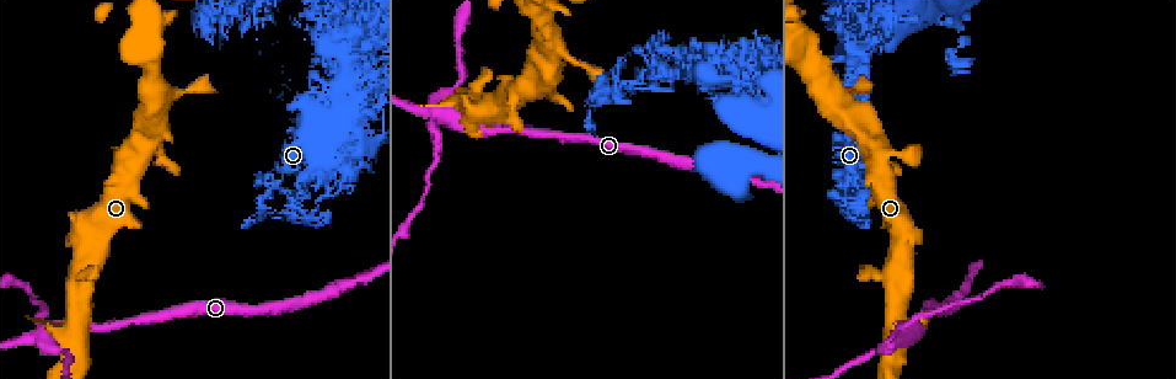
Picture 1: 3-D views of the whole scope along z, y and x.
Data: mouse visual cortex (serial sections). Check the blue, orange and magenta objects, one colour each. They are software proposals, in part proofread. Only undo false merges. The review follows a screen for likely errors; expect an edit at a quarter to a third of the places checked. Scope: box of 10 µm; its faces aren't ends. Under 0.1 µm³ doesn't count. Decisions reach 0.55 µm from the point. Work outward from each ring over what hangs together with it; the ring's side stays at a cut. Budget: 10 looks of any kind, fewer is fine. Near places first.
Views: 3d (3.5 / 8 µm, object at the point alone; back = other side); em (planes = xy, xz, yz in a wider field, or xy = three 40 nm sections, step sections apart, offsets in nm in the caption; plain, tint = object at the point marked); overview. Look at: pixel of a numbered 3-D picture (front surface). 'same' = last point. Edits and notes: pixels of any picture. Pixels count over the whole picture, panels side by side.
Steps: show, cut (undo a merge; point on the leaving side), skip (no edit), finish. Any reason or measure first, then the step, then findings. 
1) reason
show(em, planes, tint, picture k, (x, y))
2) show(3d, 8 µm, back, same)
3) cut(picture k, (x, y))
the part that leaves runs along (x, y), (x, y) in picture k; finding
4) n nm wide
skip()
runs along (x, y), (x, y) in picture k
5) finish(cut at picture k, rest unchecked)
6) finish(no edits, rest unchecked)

abrupt turn
show(3d, 8 µm, picture 1, (673, 78))

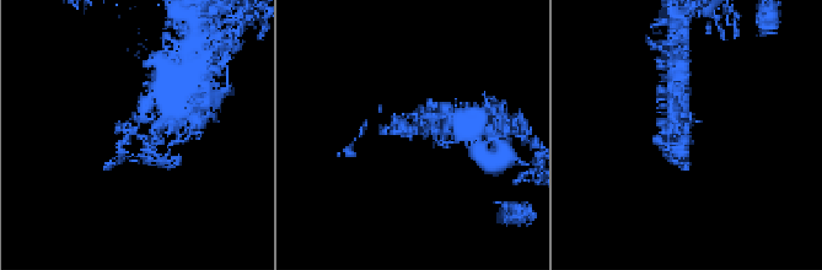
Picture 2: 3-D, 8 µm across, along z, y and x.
need the tissue
show(em, planes, tint, same)

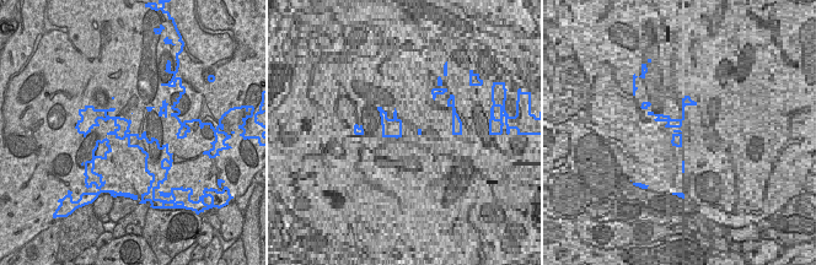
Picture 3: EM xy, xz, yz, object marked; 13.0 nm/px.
skip()
runs along (91, 124), (111, 115), (134, 140), (165, 147) in picture 3; all the same cell

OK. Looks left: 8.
show(3d, 8 µm, picture 1, (442, 116))

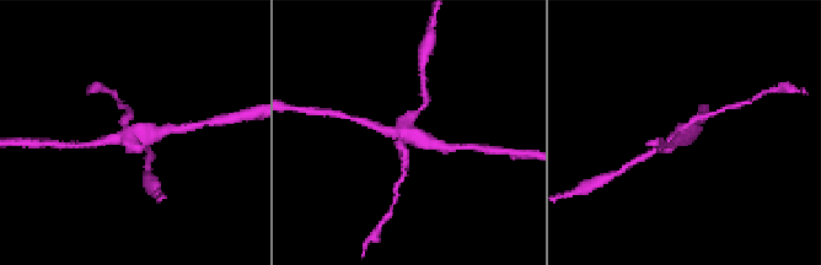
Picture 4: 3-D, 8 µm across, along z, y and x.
zoom in
show(3d, 3.5 µm, same)

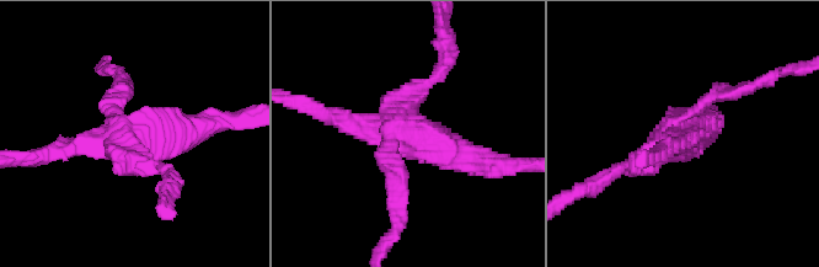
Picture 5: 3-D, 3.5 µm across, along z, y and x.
4 arms; arms of 200, 300, 300, 350 nm; need the tissue
show(em, xy, step 5, tint, picture 5, (680, 129))

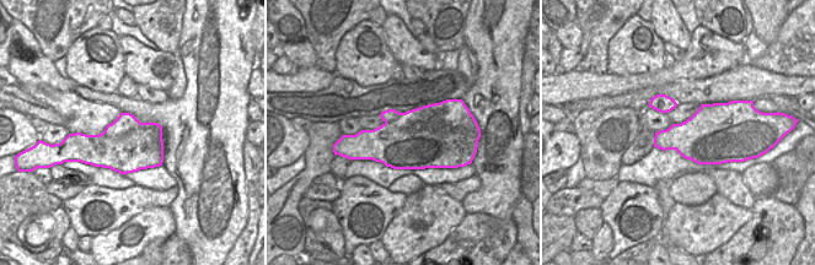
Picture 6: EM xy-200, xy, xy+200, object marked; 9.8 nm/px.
cut(picture 5, (384, 167))
the part that leaves runs along (403, 115), (445, 64), (442, 32) in picture 5; a second cell is stuck on

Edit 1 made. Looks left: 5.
show(overview)

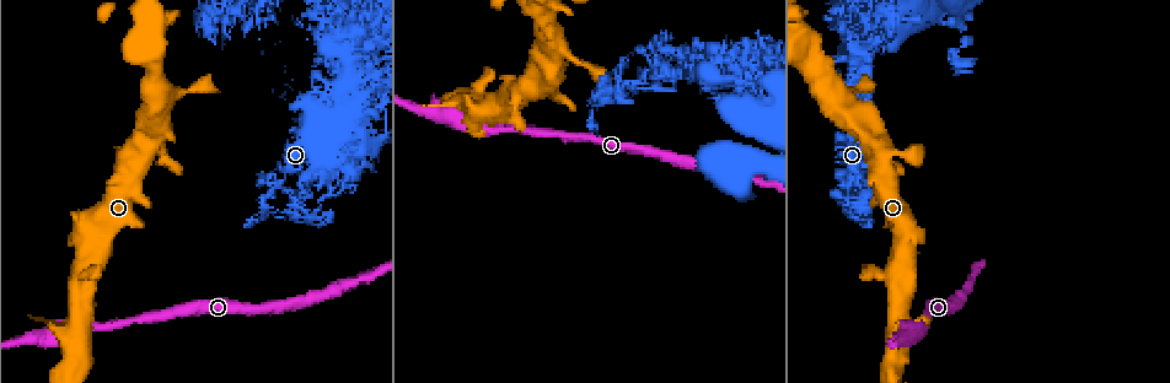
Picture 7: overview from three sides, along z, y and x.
sudden change in width
show(3d, 3.5 µm, picture 7, (864, 69))

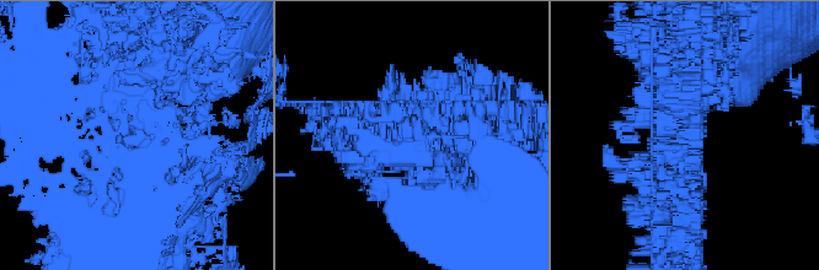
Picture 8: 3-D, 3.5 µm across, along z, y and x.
show(em, xy, step 2, tint, picture 8, (677, 139))

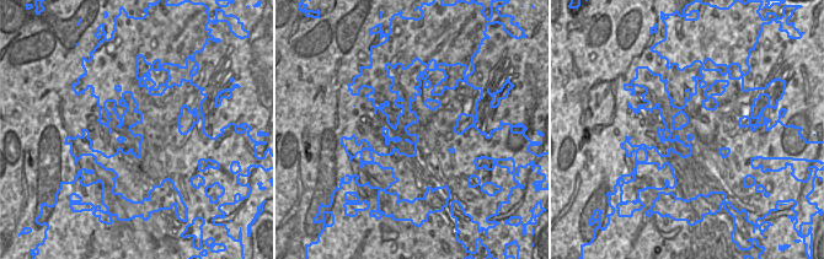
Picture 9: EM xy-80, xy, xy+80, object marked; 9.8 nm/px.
skip()
runs along (662, 210), (692, 68) in picture 8; one cell here

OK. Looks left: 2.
sharp bend
show(3d, 3.5 µm, picture 7, (850, 16))

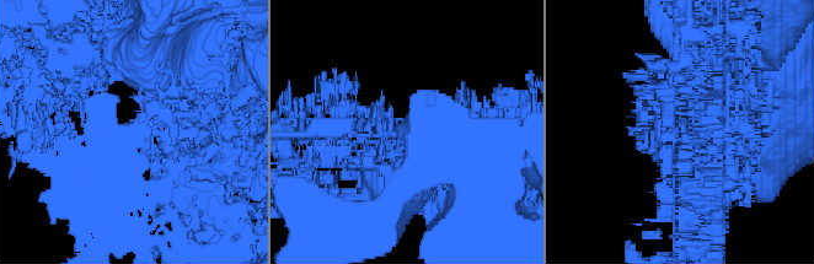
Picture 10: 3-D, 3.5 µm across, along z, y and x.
3 arms; arms of 100, 150, 200 nm
show(em, xy, step 3, tint, picture 10, (115, 129))

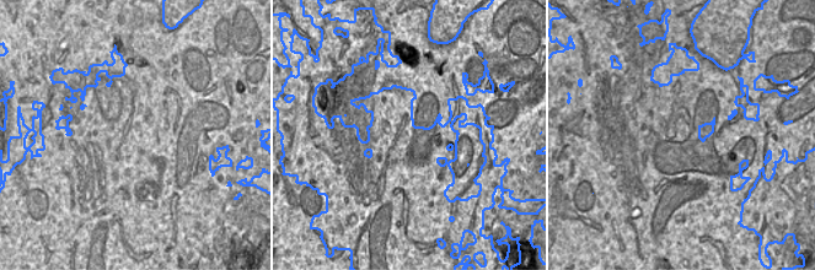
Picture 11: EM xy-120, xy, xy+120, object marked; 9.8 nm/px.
skip()
runs along (430, 141), (336, 91) in picture 10; continuous, no second cell

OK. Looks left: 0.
finish(cut at picture 5, rest unchecked)

